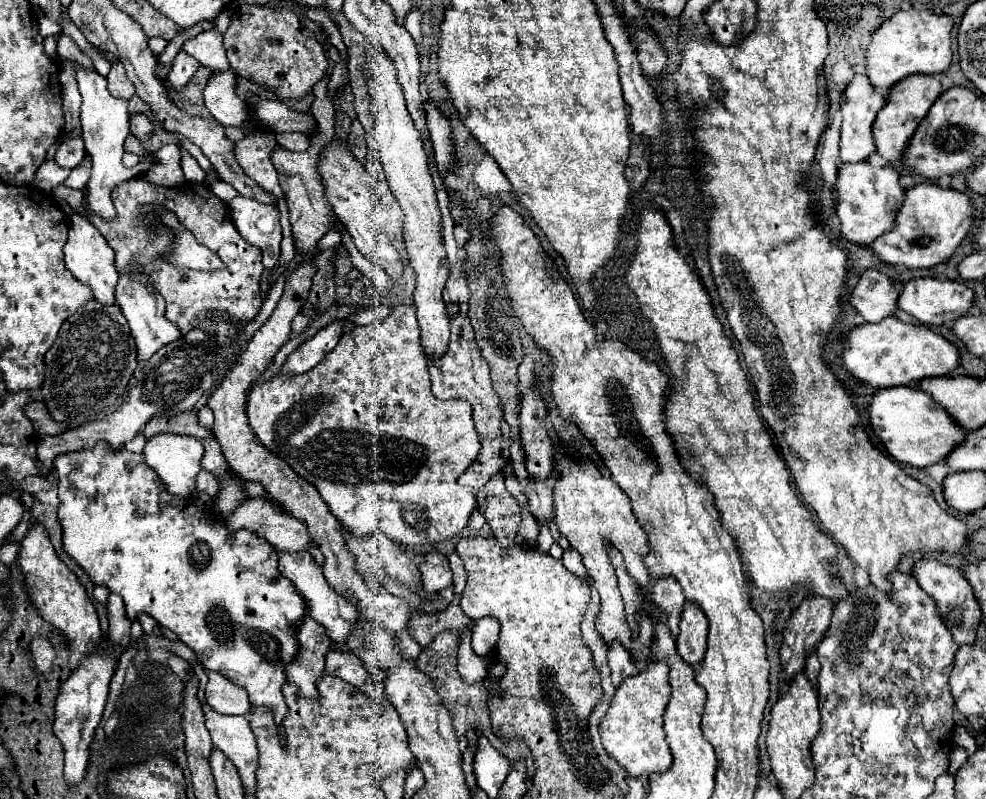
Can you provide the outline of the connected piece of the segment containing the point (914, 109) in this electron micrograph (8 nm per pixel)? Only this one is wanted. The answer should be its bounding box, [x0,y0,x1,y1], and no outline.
[872,74,942,160]

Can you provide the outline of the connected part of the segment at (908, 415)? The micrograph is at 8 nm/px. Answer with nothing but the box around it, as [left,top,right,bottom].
[868,386,966,468]

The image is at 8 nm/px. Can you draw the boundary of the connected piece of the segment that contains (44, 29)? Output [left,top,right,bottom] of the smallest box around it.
[40,18,60,38]

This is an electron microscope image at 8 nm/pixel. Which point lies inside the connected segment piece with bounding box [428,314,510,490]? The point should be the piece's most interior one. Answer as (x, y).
(461, 373)

